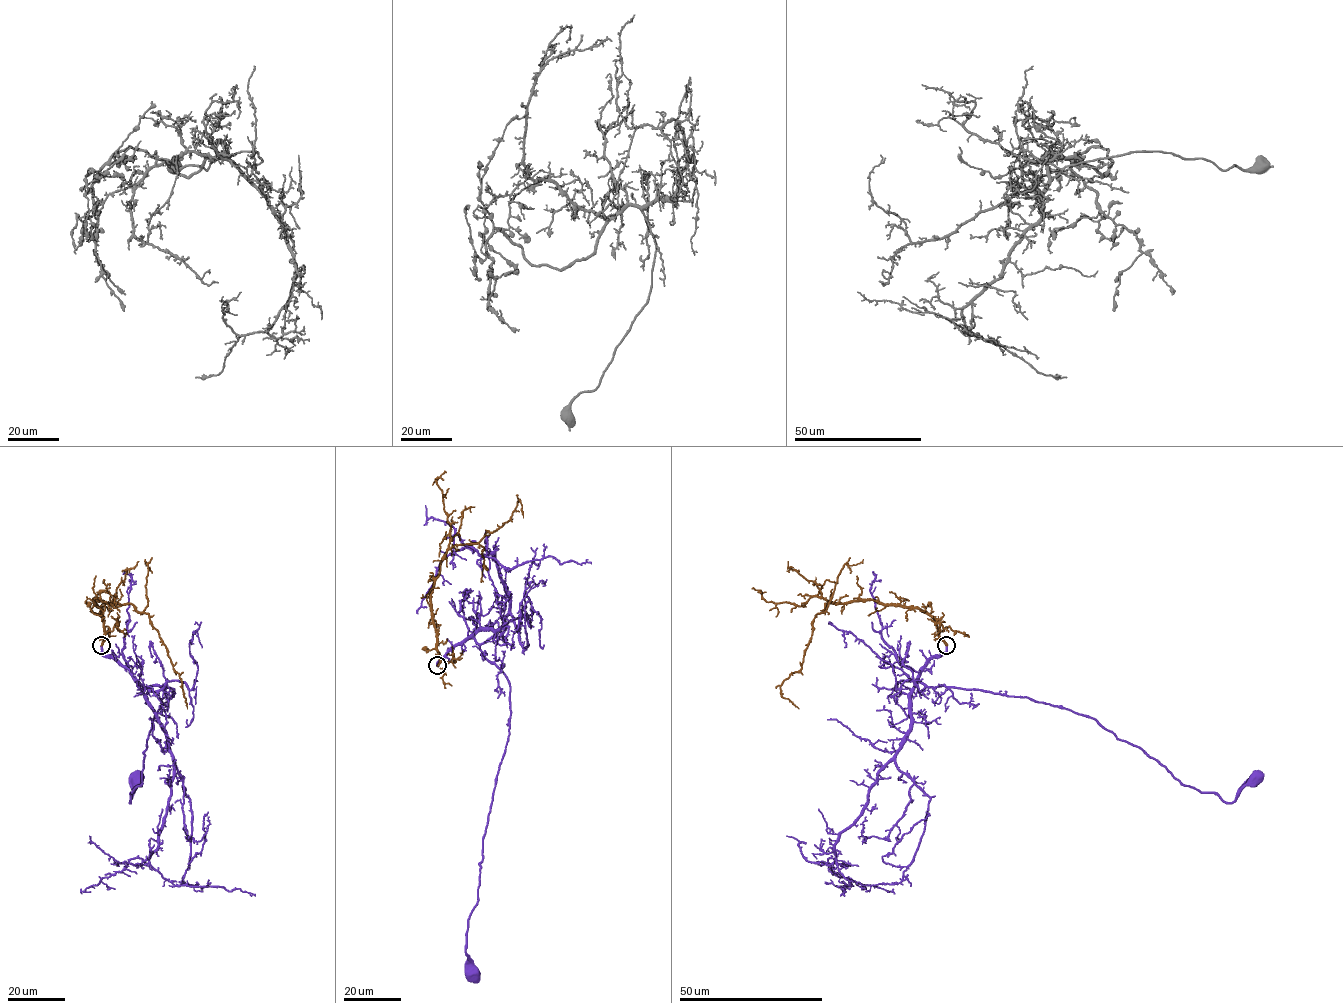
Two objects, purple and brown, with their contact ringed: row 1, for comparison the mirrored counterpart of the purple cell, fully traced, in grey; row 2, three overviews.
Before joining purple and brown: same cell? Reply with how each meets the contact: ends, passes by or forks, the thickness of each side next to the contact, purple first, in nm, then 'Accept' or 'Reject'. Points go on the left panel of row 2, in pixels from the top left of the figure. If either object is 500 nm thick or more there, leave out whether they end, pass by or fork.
At the ring purple ends. At the ring brown ends. Thickness 420 nm (purple) against 480 nm. Accept

